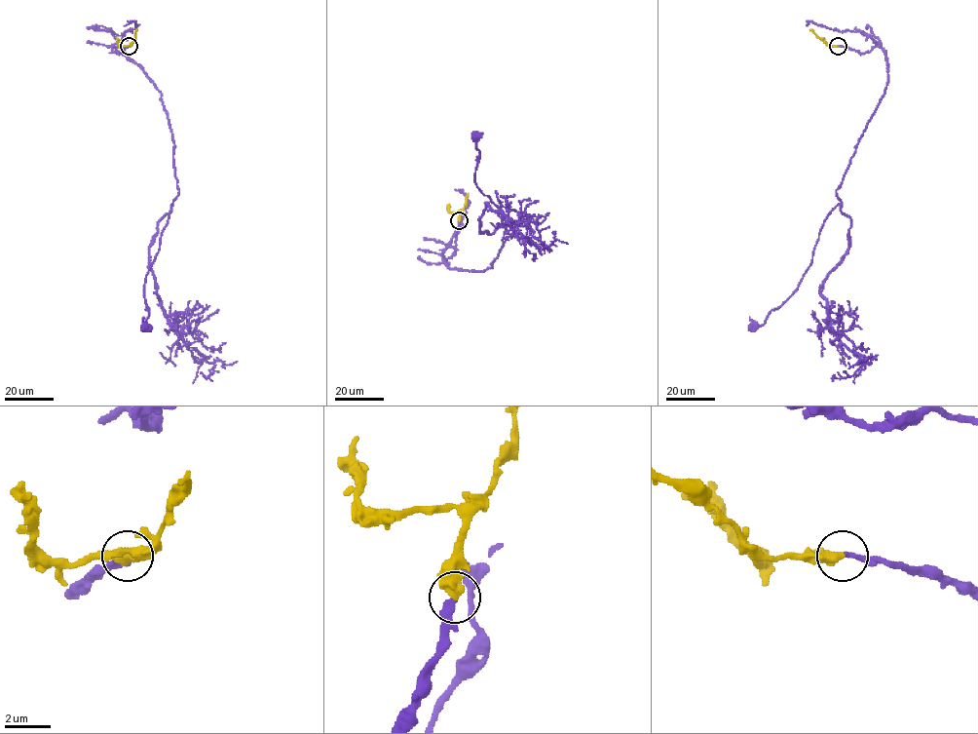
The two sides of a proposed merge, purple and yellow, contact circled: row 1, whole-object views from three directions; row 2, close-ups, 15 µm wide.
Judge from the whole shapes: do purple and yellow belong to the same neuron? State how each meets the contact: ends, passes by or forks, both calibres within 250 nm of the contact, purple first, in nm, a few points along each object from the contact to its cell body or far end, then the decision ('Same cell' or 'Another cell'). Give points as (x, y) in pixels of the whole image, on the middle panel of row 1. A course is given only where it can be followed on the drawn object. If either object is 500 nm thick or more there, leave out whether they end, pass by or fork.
At the ring purple ends. At the ring yellow ends. Thickness 280 nm (purple) against 480 nm. Course of purple: (460, 221), (443, 262), (469, 270), (492, 266), (509, 219), (504, 224), (499, 208), (476, 186), (476, 137). Course of yellow: (460, 221), (468, 193). Same cell

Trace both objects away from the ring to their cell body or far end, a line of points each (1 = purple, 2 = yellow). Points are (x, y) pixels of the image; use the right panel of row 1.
1: (838, 46), (860, 53), (879, 46), (886, 88), (798, 288), (755, 328)
2: (838, 46), (829, 46), (810, 29)

